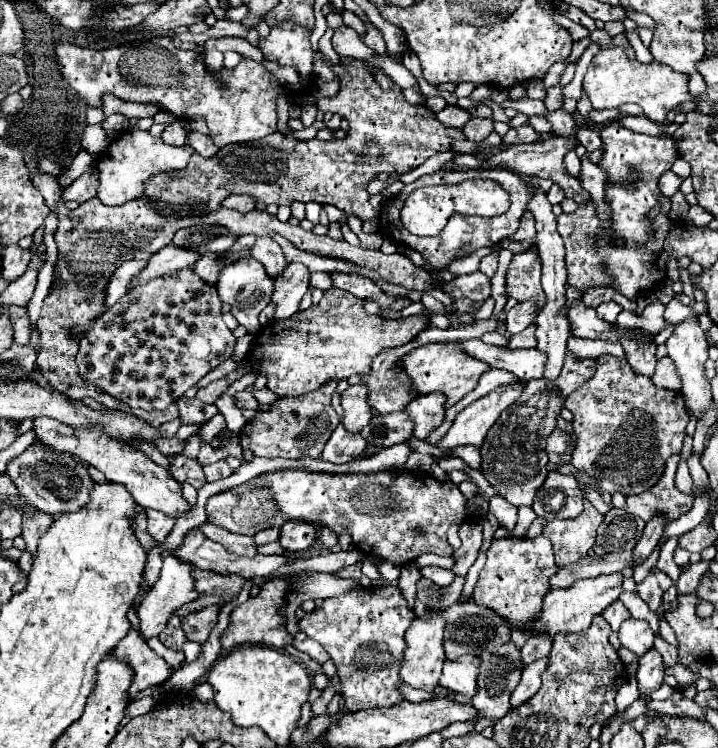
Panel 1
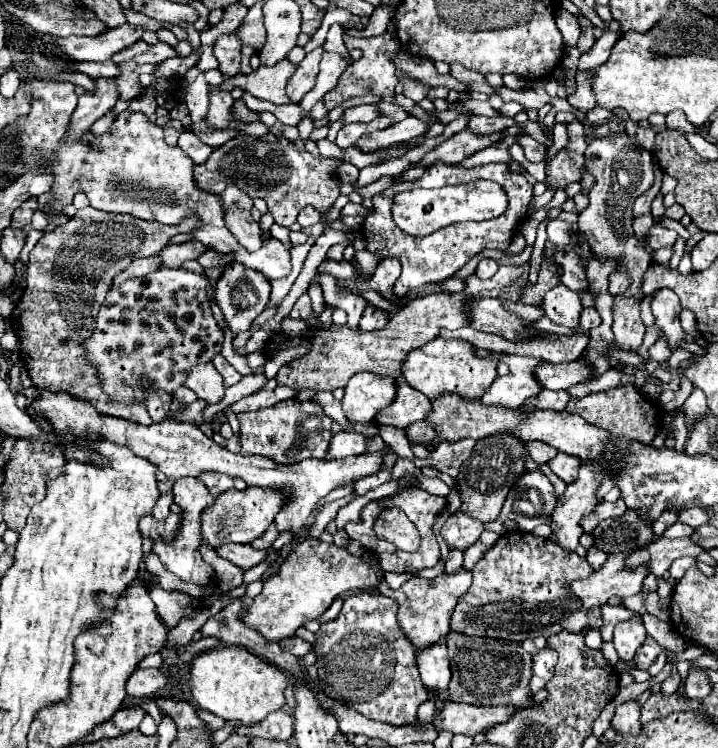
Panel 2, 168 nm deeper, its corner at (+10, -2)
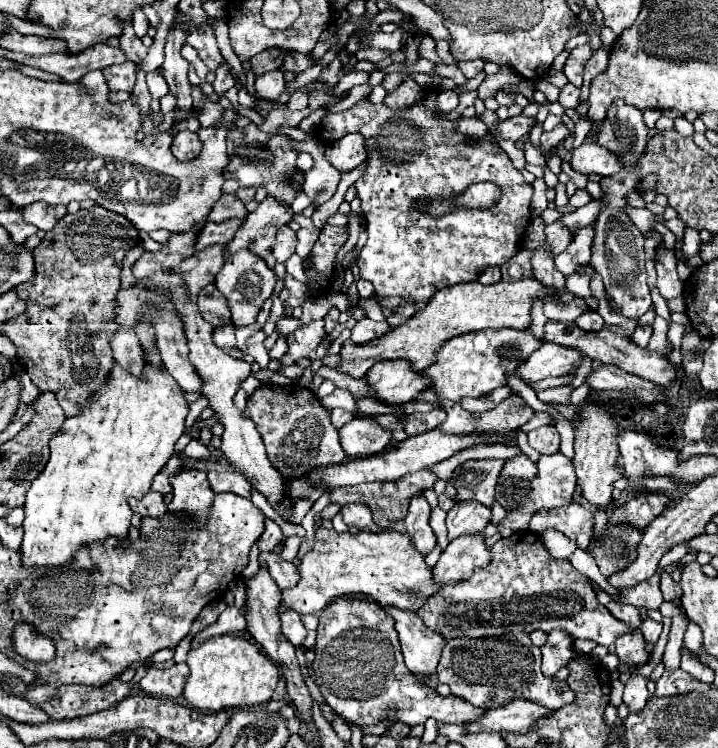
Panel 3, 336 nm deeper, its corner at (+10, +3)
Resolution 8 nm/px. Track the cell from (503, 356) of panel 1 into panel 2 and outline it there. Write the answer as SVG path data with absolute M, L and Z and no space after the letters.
M542 360L534 366L534 376L542 388L548 390L568 390L574 384L580 384L588 378L588 368L580 364L580 360L574 362L562 362L552 364Z

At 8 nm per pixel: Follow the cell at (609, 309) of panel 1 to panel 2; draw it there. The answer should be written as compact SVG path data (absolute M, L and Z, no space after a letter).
M590 306L590 308L584 308L584 312L582 312L582 316L580 316L580 328L582 330L590 330L590 328L594 328L594 326L598 326L600 324L600 316L598 316L598 312L596 312L596 308L594 306Z

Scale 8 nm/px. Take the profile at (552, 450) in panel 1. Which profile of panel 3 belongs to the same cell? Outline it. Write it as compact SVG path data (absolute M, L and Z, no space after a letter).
M546 425L546 427L538 427L538 429L532 429L528 433L528 443L530 447L534 447L538 453L556 453L558 451L558 445L560 445L560 435L556 431L556 427L552 425Z

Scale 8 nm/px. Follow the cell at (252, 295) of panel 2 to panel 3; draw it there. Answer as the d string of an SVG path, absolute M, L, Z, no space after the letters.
M248 249L232 253L226 259L224 267L220 269L220 273L216 275L216 281L214 281L214 285L220 289L220 293L224 293L224 297L228 299L228 305L230 305L230 311L232 311L232 321L234 321L236 327L250 325L250 323L256 321L258 311L262 309L264 301L274 291L274 283L276 283L274 271L266 265L266 261L262 257L258 257L256 253L252 253Z

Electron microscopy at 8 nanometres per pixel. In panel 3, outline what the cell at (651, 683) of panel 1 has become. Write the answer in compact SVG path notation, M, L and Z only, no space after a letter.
M646 619L640 625L644 639L647 643L655 644L663 630L663 624L652 619Z

